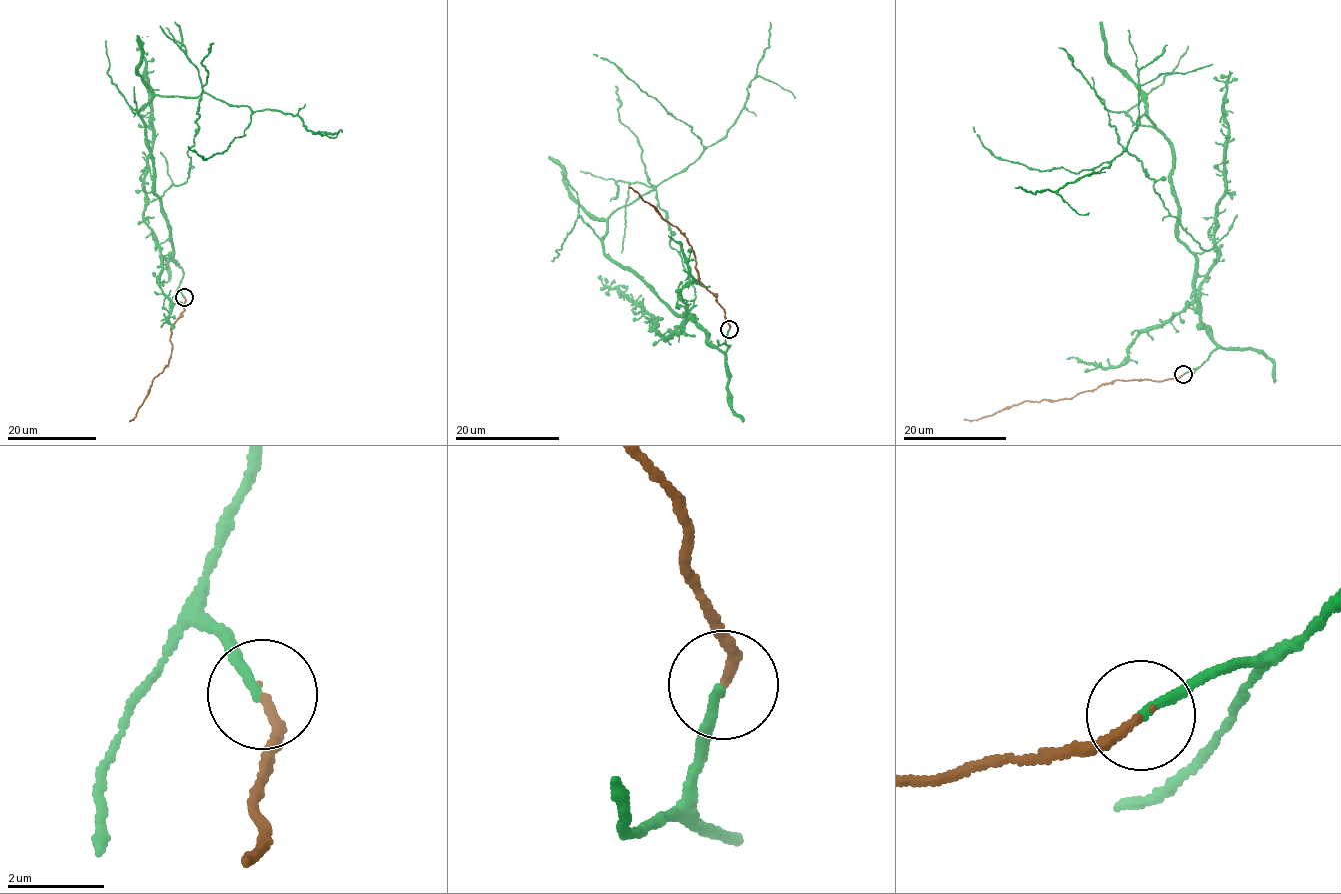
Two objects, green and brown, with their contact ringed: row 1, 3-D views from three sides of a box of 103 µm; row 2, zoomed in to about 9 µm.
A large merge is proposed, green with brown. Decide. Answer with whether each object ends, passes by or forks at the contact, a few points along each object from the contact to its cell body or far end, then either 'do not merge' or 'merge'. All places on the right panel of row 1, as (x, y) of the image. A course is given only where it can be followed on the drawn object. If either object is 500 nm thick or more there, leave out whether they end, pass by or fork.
green ends there; brown ends there; green runs (1184, 374), (1216, 346), (1164, 133), (1144, 114), (1127, 148), (1076, 172), (997, 157), (973, 126); brown runs (1183, 374), (1158, 382), (1117, 380), (1070, 398), (1026, 400), (979, 419), (963, 419); merge

